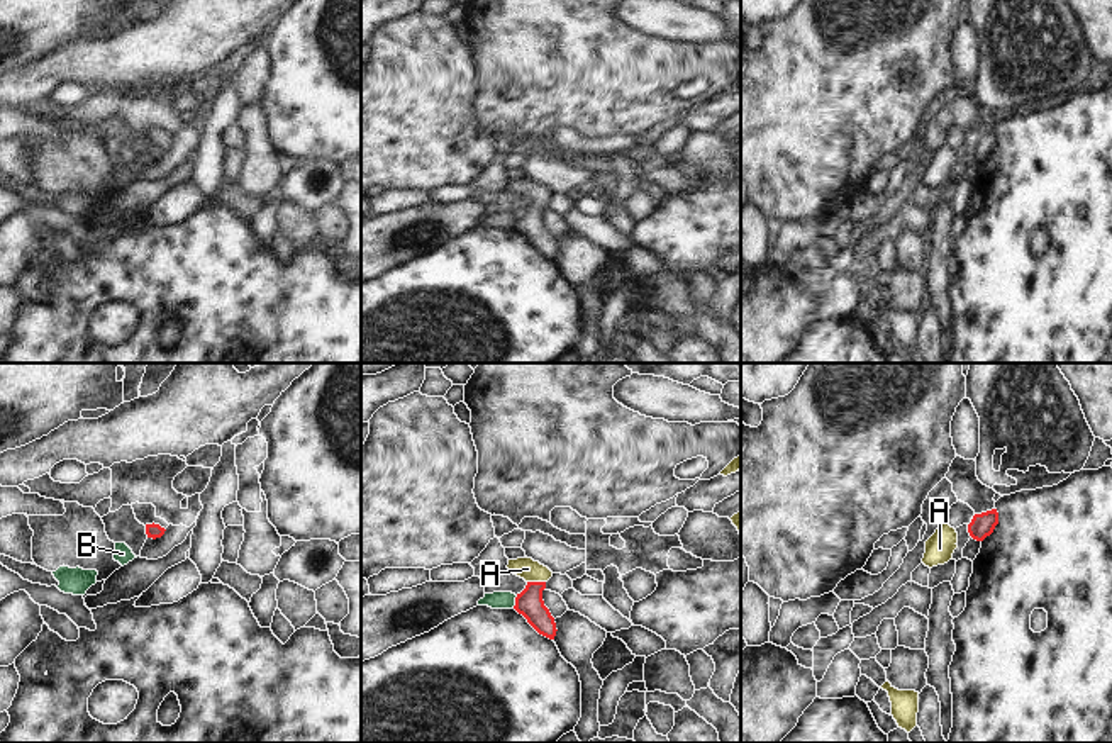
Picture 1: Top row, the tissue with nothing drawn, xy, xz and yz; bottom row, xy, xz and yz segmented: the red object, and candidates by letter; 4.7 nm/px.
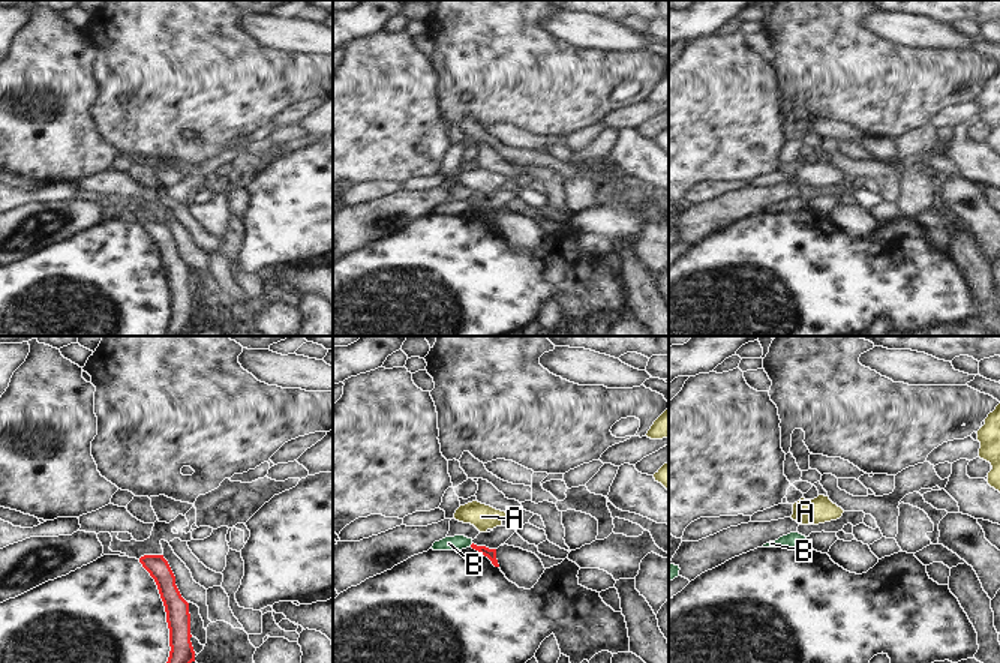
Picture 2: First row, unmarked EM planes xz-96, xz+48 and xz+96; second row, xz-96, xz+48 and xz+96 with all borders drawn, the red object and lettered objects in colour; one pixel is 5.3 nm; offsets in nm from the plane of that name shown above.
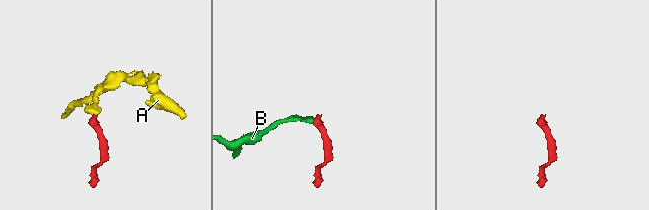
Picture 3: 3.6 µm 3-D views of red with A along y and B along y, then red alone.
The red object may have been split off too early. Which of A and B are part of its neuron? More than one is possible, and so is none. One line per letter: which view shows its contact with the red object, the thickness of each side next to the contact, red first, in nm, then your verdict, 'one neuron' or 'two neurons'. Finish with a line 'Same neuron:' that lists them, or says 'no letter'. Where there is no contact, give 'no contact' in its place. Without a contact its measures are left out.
A: meets red in xz; 130 nm thick on the red side, 100 nm on the other; one neuron
B: meets red in xz; 130 nm thick on the red side, 80 nm on the other; two neurons
Same neuron: A

